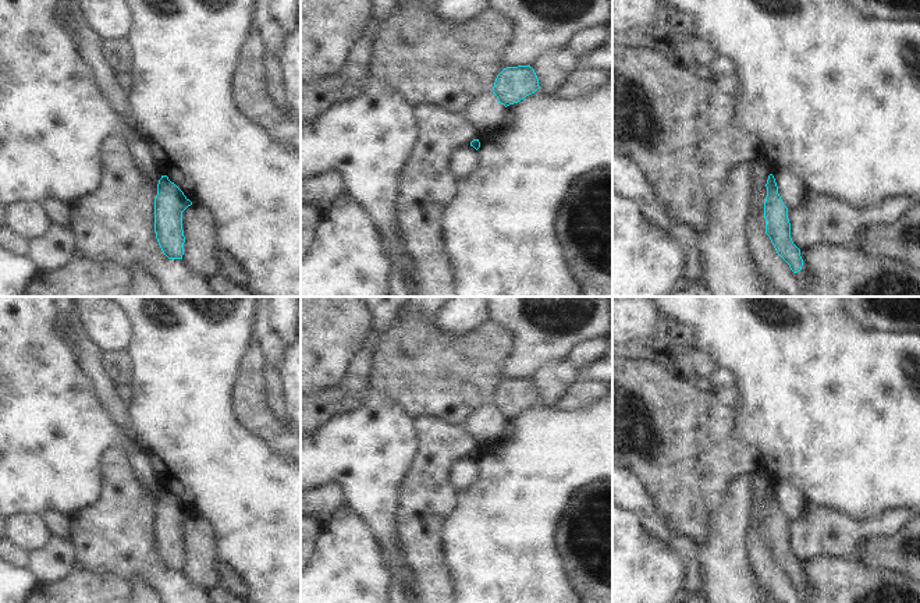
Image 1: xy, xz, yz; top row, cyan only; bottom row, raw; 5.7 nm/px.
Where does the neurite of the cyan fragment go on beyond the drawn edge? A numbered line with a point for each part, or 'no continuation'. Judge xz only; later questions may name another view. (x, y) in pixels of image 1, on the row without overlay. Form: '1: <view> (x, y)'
no continuation

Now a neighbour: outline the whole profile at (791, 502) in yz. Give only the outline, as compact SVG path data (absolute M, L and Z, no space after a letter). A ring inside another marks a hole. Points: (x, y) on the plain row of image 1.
M789 482L772 483L771 486L775 490L778 506L784 517L788 522L796 521L804 507L803 496L798 487Z

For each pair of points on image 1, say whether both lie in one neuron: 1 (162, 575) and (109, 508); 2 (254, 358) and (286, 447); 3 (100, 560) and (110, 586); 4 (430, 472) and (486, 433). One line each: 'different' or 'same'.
1: same
2: same
3: different
4: different

